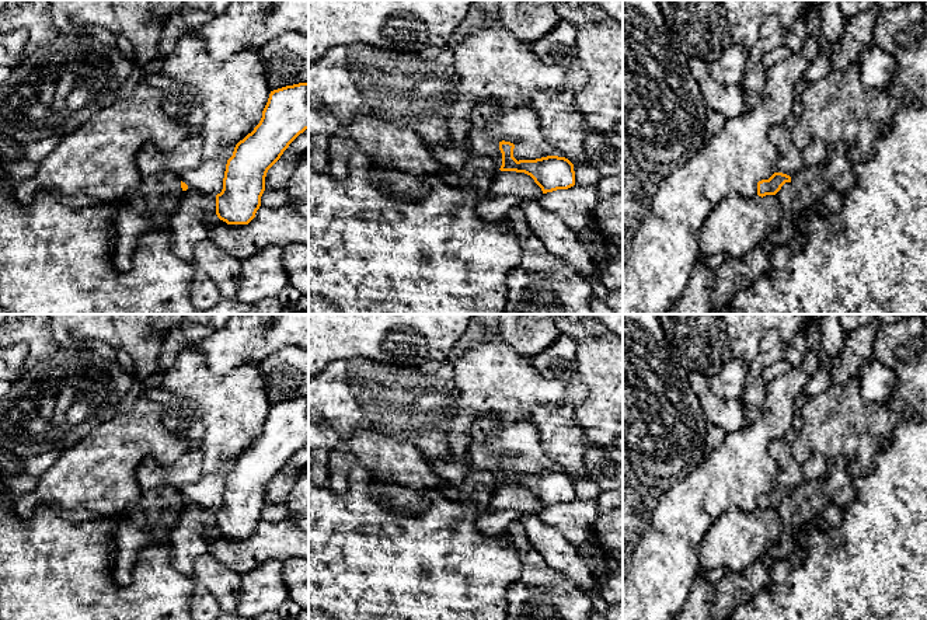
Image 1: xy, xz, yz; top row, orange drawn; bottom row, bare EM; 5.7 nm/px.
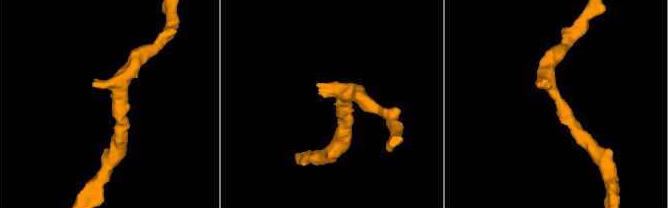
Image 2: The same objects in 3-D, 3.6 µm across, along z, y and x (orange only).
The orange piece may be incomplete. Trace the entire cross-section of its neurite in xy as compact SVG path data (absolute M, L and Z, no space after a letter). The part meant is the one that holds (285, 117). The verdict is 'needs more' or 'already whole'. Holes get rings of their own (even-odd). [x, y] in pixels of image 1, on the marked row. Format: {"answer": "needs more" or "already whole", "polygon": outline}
{"answer": "already whole", "polygon": "M309 83L271 91L259 123L227 160L216 215L227 224L248 224L261 206L268 170L309 129Z"}

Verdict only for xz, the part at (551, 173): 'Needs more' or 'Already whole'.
Already whole

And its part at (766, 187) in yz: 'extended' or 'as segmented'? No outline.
as segmented

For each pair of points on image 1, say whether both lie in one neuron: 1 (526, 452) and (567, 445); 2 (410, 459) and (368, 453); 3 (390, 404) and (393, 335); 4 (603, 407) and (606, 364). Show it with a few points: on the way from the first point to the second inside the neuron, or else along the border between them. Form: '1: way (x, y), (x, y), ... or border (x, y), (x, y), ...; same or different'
1: border (530, 420), (539, 434), (542, 448), (567, 472); different
2: way (400, 459), (386, 459), (377, 453); same
3: border (359, 355), (398, 365), (425, 364); different
4: way (606, 396), (606, 375); same

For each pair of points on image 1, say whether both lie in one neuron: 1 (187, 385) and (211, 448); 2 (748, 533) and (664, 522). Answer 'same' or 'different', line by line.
1: same
2: different

